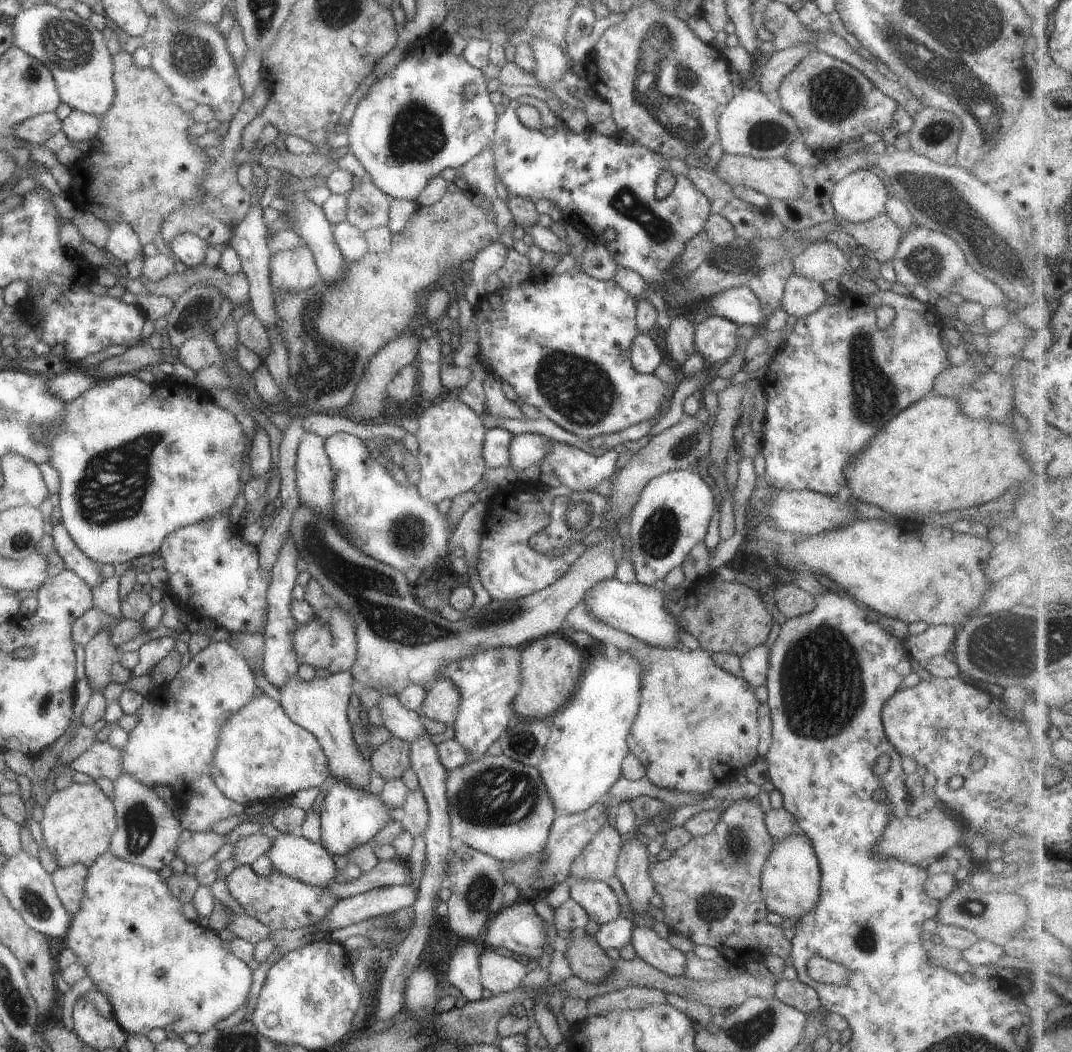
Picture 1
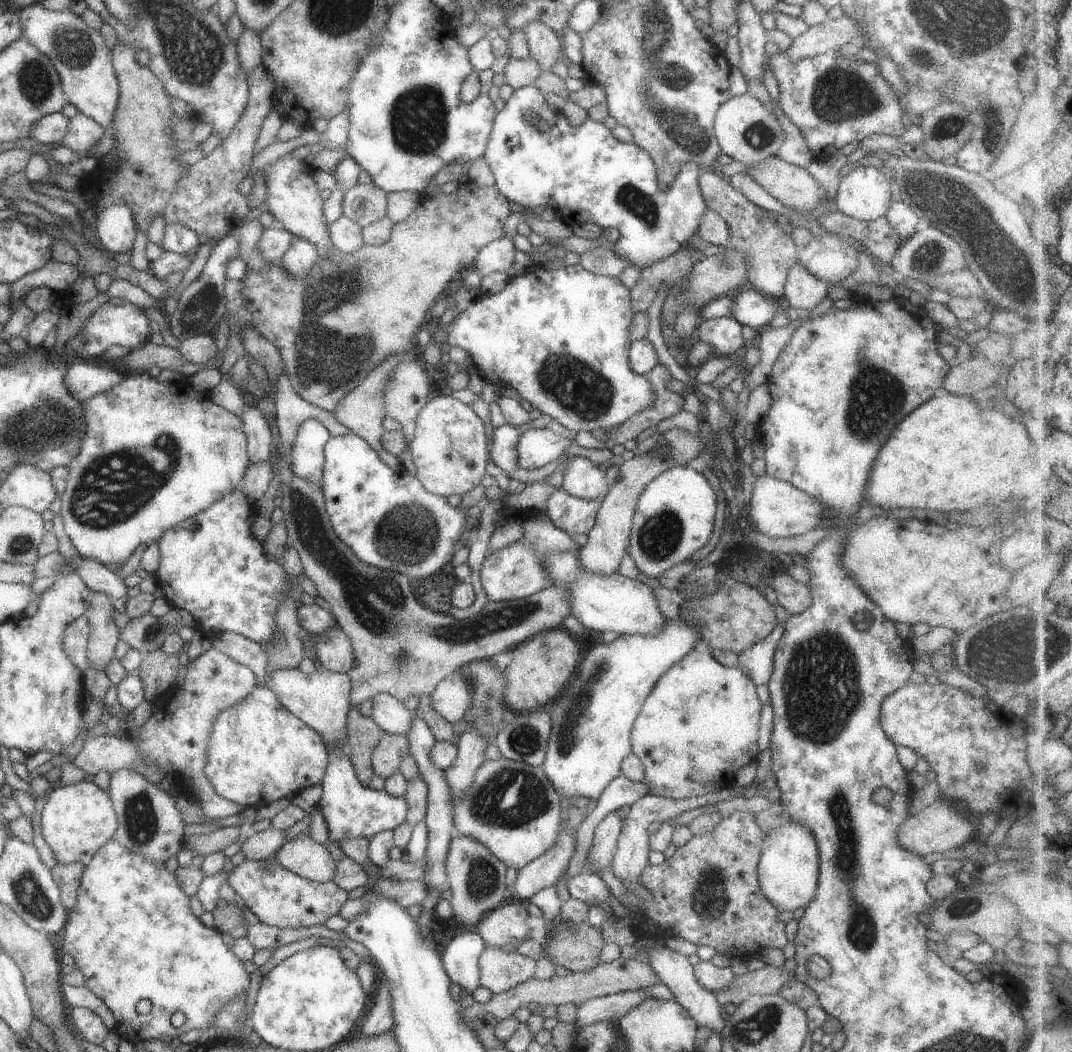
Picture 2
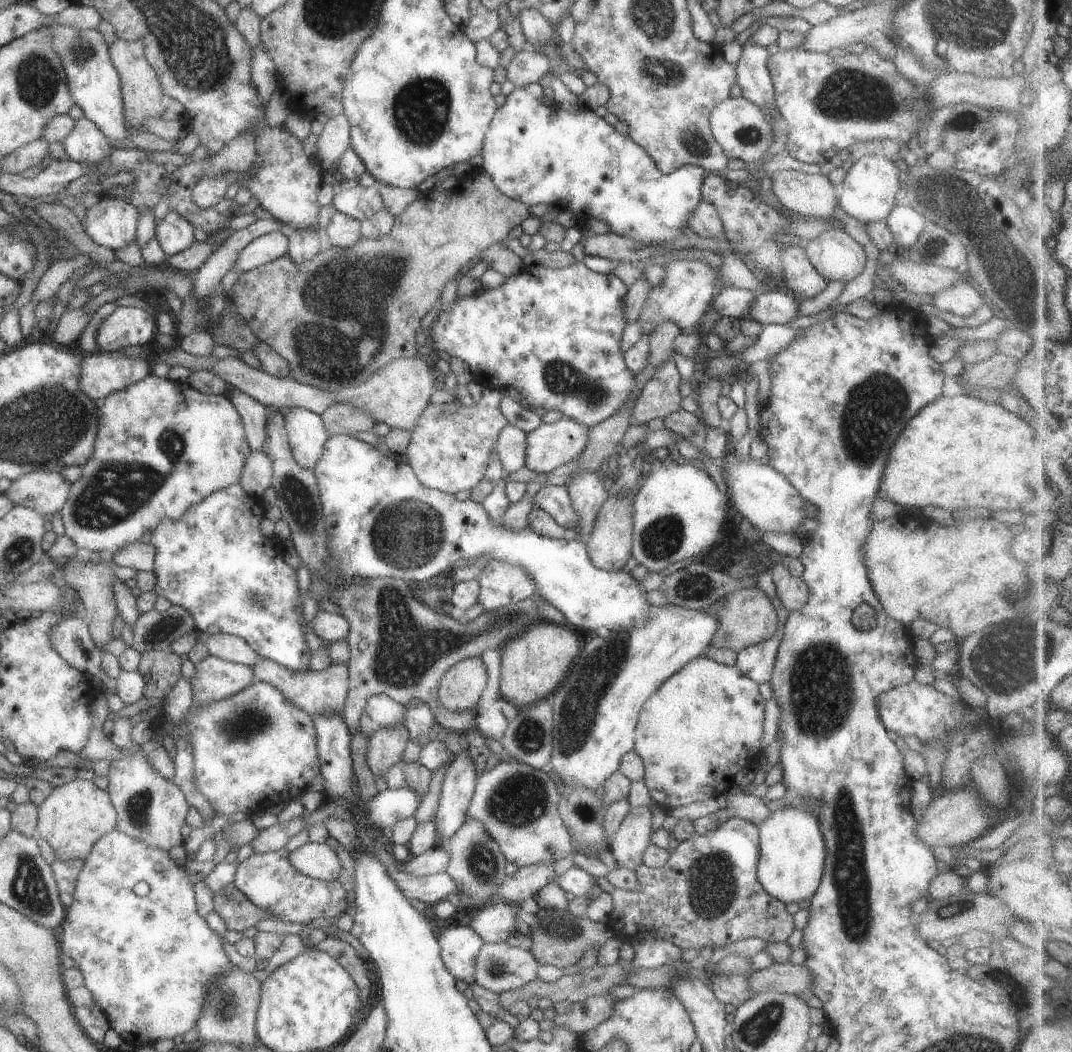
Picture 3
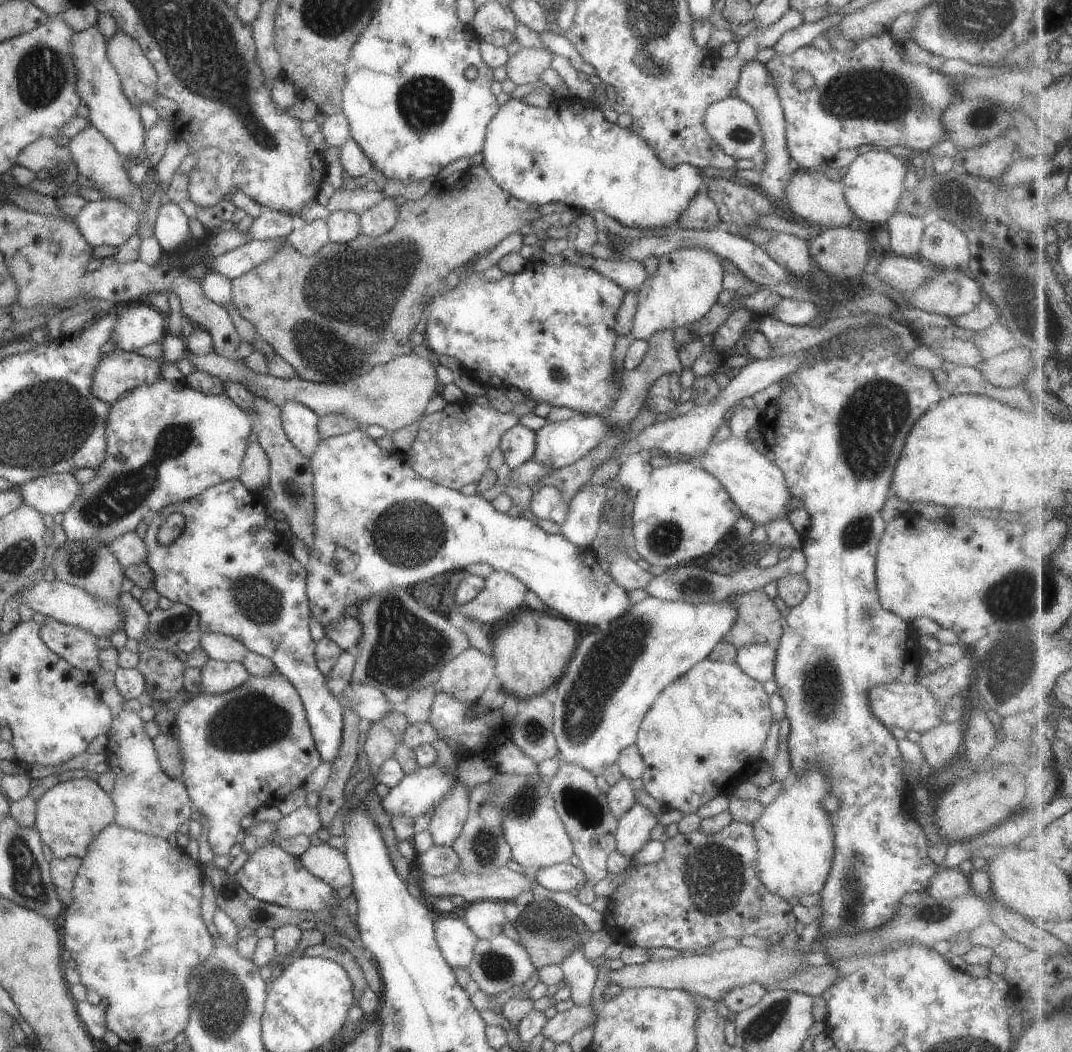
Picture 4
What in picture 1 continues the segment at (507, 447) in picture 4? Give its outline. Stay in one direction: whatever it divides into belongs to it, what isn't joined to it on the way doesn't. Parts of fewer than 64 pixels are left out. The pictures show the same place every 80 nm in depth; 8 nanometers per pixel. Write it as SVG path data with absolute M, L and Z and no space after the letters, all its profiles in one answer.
M499 427L484 432L481 441L481 458L486 469L508 464L507 447L512 436L506 429Z

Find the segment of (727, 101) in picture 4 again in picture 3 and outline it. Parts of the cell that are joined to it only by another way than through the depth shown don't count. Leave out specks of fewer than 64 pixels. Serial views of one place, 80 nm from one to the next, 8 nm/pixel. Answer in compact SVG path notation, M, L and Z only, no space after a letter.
M741 96L727 97L716 104L709 111L708 127L727 159L739 158L746 163L758 161L772 143L773 133L768 118L759 107Z

